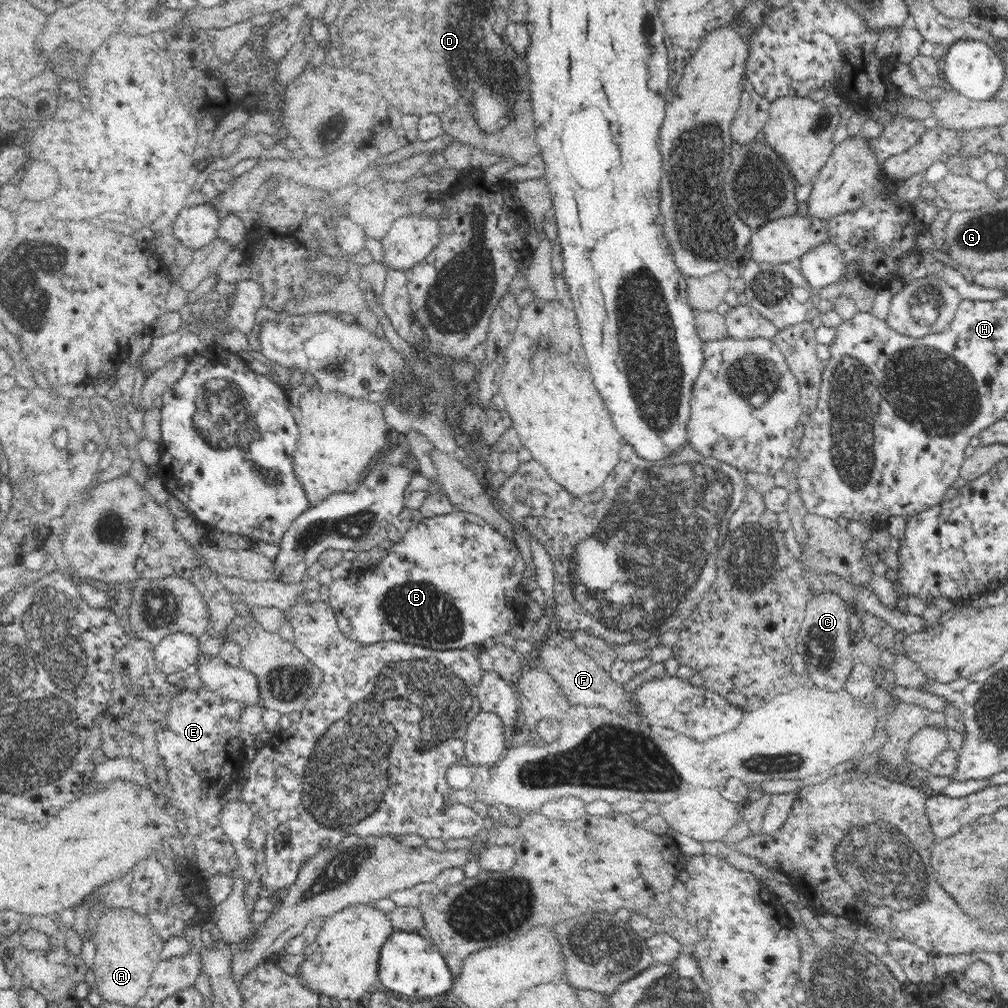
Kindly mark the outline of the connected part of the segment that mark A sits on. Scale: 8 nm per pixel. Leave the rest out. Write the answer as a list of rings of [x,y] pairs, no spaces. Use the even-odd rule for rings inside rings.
[[[110,910],[101,915],[94,943],[94,982],[102,1002],[134,1007],[146,996],[152,973],[160,962],[160,953],[163,952],[165,944],[162,937],[148,923],[146,916],[128,910]]]

